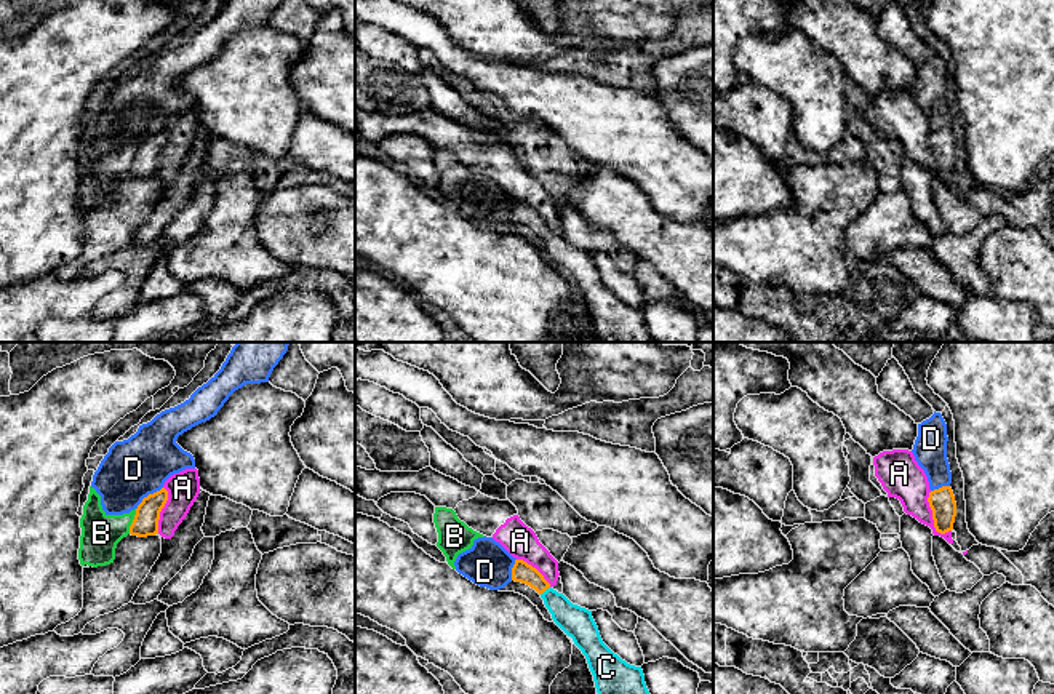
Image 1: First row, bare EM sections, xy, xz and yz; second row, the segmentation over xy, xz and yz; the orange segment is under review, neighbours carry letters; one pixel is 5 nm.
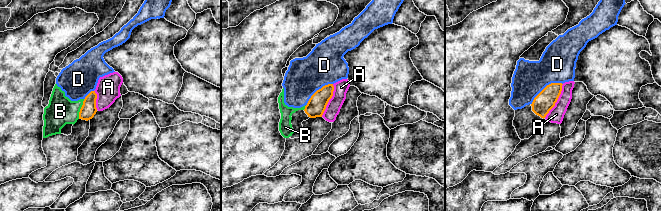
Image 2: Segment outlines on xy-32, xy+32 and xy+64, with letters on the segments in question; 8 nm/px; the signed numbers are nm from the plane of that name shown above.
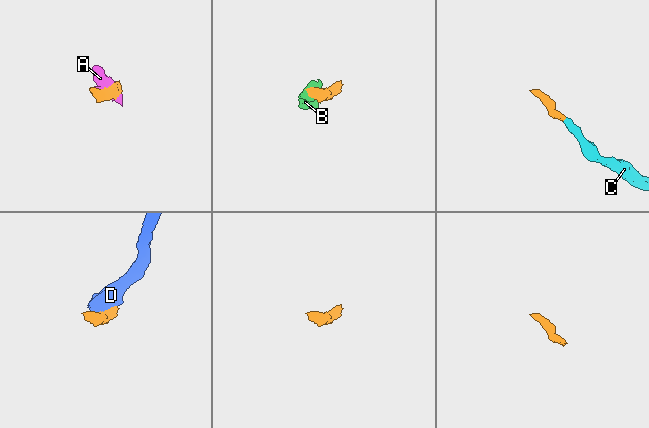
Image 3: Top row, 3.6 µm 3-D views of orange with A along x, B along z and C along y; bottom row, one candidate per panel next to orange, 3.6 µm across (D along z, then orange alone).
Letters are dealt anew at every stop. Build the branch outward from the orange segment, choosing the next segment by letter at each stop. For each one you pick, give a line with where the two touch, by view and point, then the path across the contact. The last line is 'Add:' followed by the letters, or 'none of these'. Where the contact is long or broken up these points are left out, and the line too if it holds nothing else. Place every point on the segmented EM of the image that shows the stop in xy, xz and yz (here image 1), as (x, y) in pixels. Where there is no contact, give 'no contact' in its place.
C: xz (544, 590) | across xz (522, 571), (544, 590), (574, 621)
Add: C

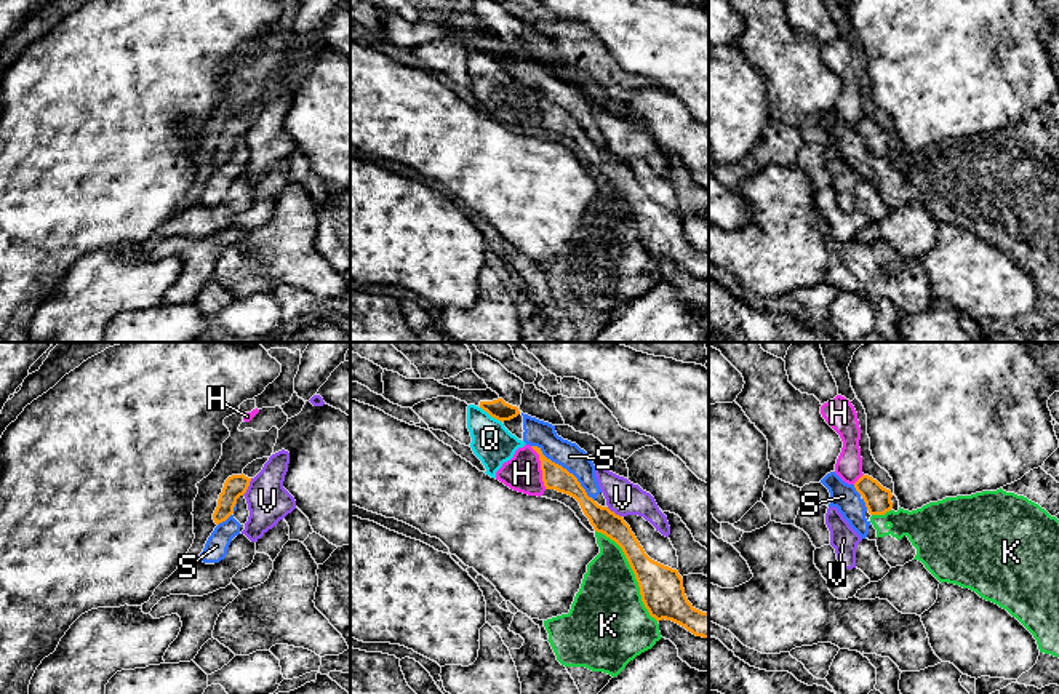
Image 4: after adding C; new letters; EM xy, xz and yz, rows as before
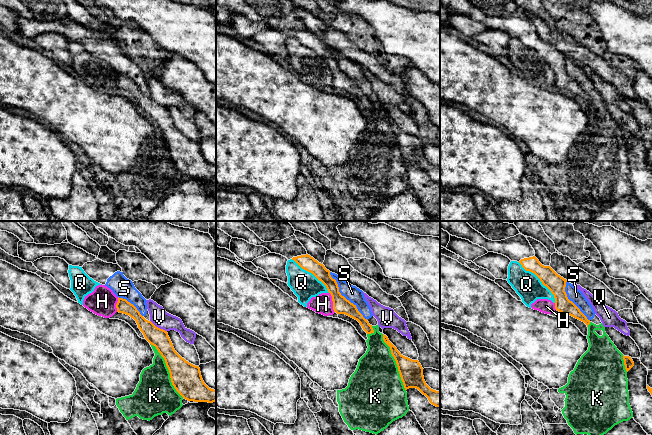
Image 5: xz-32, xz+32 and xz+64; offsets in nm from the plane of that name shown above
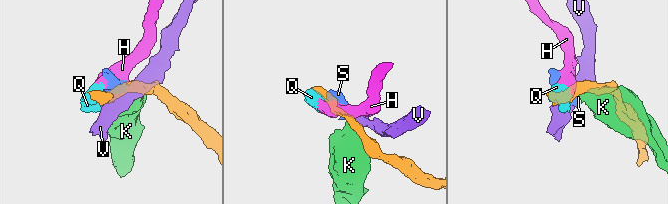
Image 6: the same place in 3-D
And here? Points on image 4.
Add: none of these

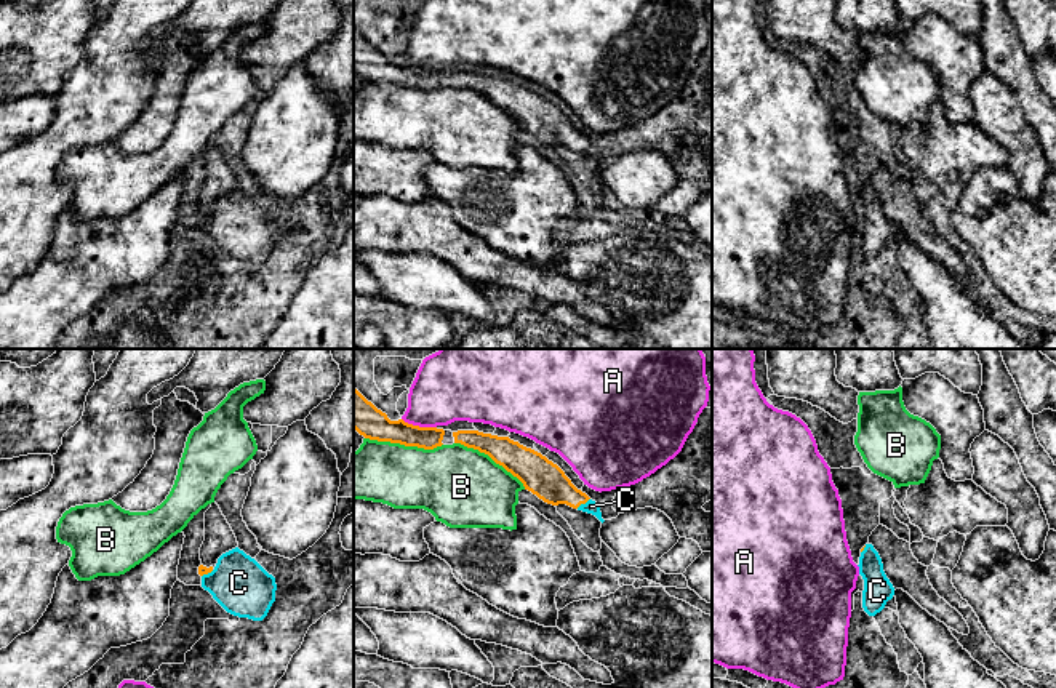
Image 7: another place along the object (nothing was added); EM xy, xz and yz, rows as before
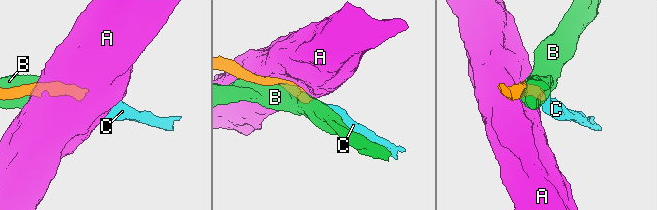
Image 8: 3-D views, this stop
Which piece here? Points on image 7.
C: xz (583, 503) | across xz (544, 479), (552, 487), (583, 503), (591, 506)
Add: C

